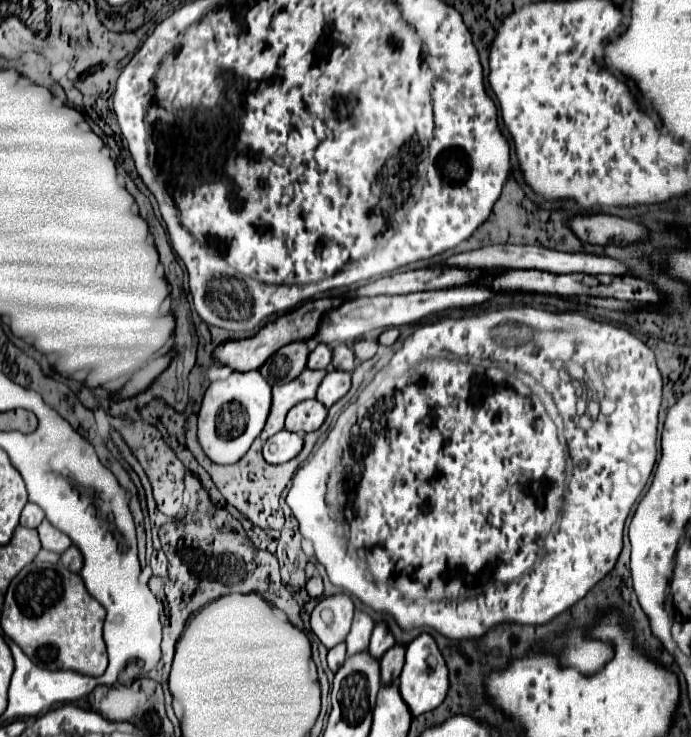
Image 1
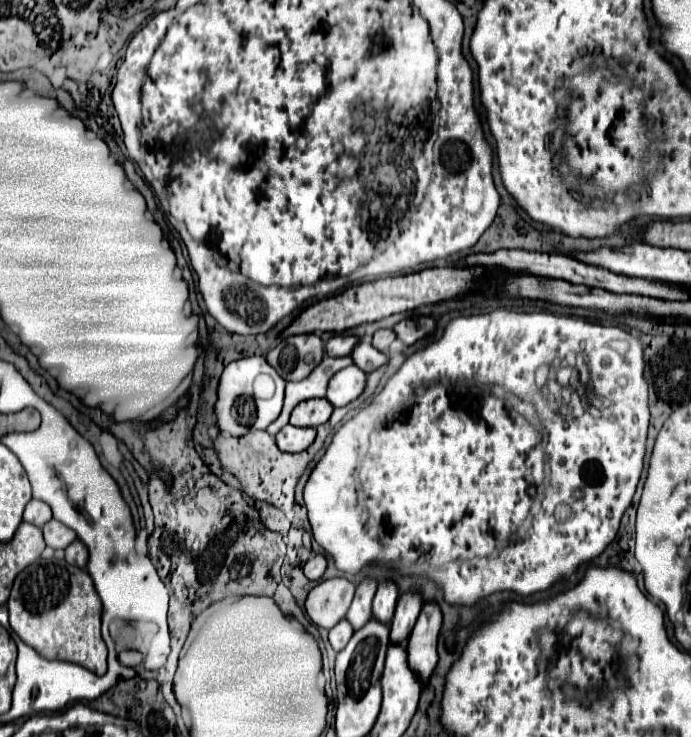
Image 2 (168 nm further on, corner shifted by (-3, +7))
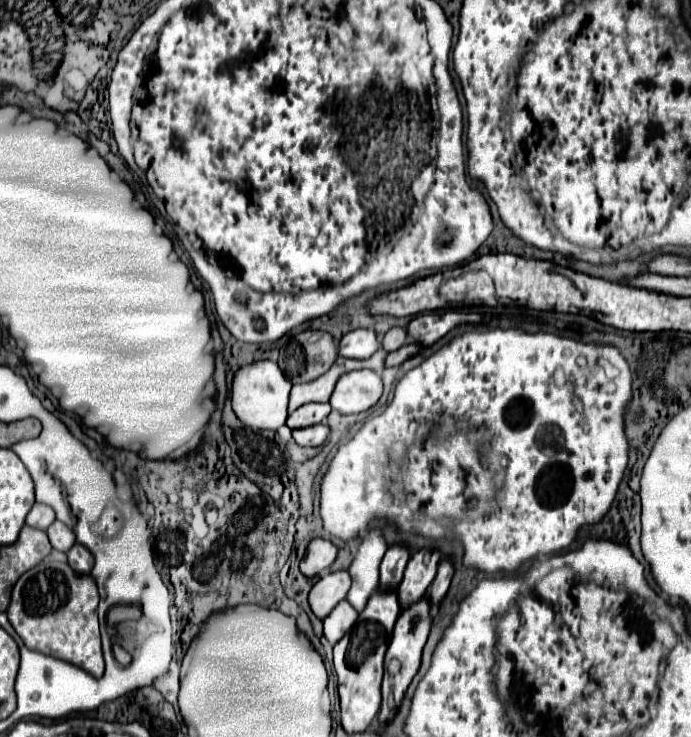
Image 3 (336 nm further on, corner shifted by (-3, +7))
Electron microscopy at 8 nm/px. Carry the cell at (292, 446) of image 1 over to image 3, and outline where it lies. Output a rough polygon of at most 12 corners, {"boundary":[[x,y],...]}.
{"boundary":[[326,423],[294,429],[302,447],[320,447],[330,435]]}

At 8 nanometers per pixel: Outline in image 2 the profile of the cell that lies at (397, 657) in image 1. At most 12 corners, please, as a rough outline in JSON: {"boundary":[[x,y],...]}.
{"boundary":[[400,597],[390,623],[390,643],[400,645],[414,629],[422,601]]}

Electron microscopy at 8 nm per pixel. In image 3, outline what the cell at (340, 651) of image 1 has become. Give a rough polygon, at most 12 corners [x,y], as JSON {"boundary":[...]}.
{"boundary":[[346,599],[324,617],[334,645],[354,625],[358,611]]}

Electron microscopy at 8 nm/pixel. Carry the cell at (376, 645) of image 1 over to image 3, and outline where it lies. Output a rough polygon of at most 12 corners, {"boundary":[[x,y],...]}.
{"boundary":[[408,545],[388,547],[380,565],[380,589],[398,587]]}

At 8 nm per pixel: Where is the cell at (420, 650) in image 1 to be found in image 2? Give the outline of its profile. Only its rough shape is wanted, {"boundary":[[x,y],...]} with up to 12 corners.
{"boundary":[[422,607],[408,637],[408,665],[422,685],[438,667],[442,615]]}

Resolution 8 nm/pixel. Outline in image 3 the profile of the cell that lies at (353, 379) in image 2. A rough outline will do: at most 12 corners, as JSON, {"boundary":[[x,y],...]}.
{"boundary":[[370,369],[342,375],[330,397],[342,415],[368,411],[382,397]]}

